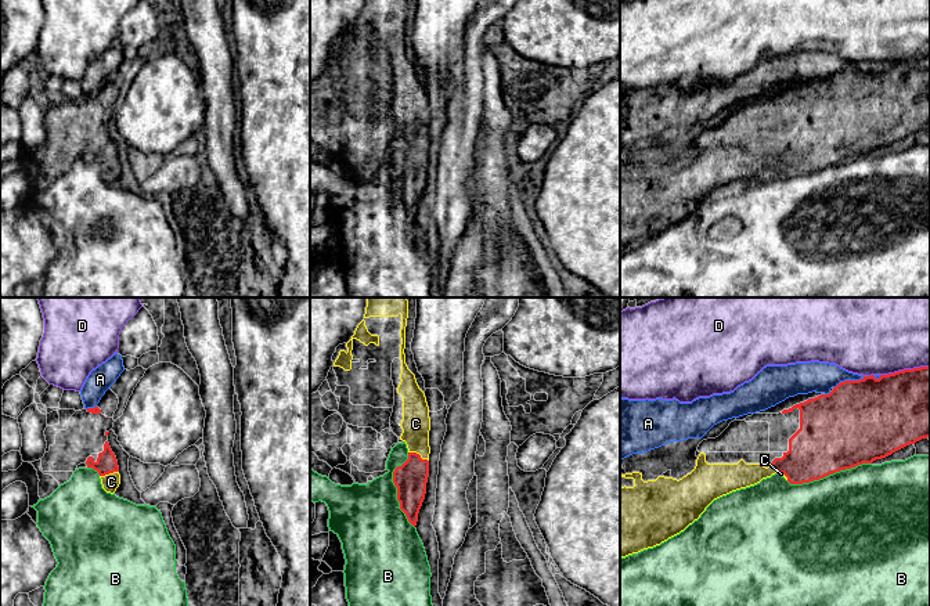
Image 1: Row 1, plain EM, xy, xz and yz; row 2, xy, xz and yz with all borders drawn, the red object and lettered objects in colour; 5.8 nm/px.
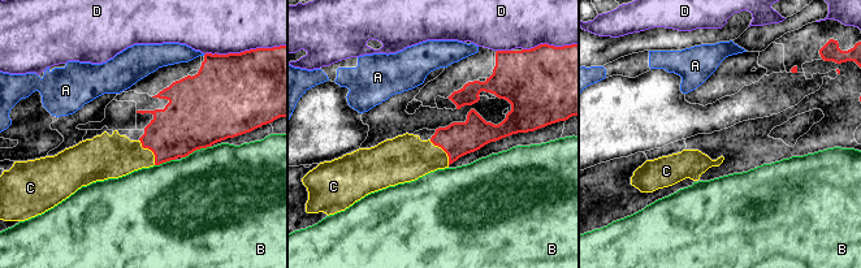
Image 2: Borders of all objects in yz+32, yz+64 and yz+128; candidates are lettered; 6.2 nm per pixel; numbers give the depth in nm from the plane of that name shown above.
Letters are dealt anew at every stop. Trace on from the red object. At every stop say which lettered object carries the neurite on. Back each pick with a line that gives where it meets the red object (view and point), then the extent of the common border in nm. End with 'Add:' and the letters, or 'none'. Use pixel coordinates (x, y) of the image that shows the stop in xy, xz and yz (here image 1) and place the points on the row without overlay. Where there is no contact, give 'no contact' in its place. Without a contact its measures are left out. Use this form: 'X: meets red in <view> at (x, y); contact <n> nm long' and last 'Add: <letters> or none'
C: meets red in xz at (418, 144); contact 130 nm long
Add: C

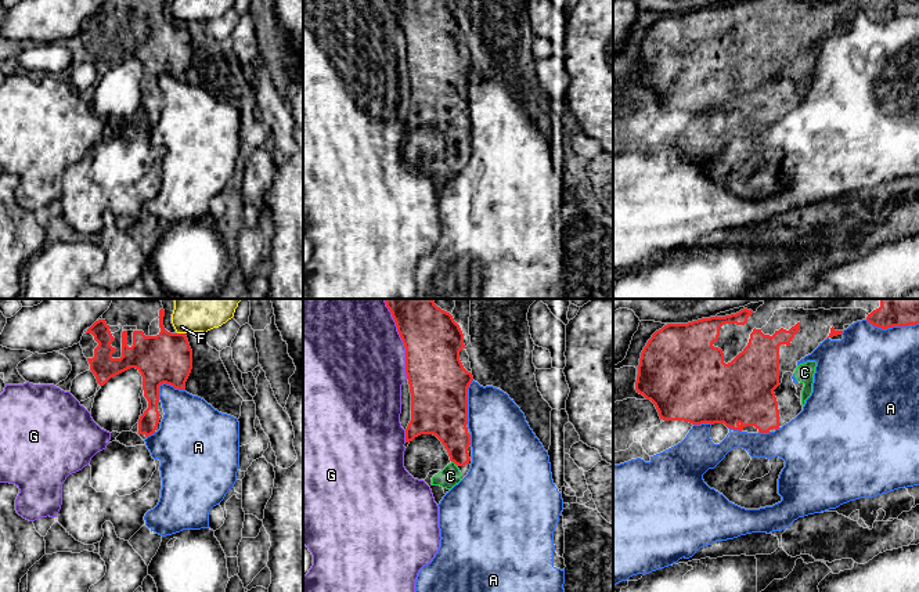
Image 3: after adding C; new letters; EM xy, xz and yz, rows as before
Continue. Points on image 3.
C: meets red in xz at (454, 152); contact 40 nm long
Add: C

